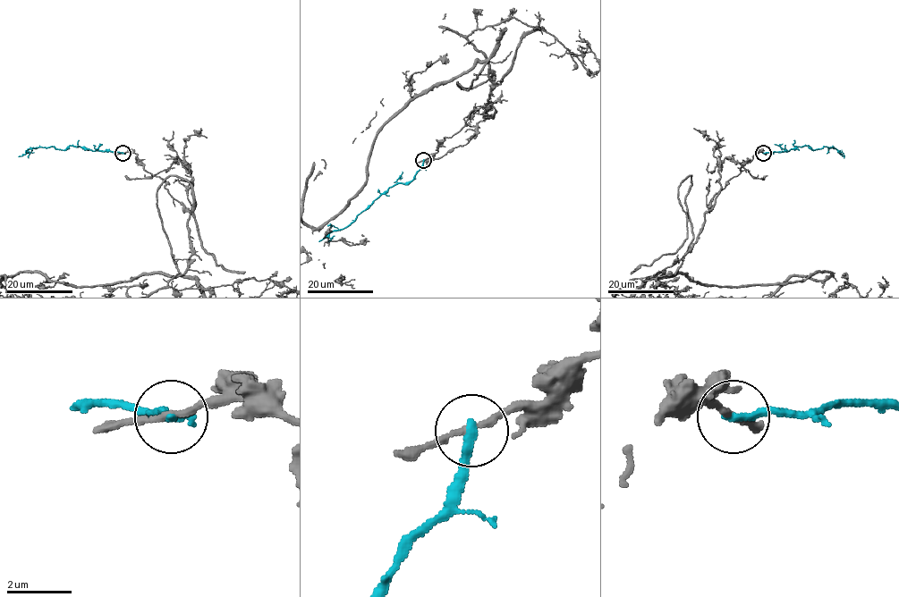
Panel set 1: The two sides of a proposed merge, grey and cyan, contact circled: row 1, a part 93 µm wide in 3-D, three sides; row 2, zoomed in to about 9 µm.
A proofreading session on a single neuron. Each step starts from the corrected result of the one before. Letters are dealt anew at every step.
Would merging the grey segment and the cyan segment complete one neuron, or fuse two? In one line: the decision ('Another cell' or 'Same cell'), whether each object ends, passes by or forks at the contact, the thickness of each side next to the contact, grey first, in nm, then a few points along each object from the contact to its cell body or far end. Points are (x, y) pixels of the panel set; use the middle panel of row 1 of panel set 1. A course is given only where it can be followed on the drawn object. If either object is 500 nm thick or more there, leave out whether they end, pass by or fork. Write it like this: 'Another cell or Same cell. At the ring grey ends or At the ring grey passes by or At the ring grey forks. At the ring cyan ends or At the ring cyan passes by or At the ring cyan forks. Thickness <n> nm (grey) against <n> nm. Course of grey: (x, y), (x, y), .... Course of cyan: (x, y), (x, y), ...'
Another cell. At the ring grey passes by. At the ring cyan ends. Thickness 180 nm (grey) against 280 nm. Course of cyan: (424, 160), (423, 166), (411, 180), (396, 183), (382, 193), (350, 223), (330, 231), (318, 241)

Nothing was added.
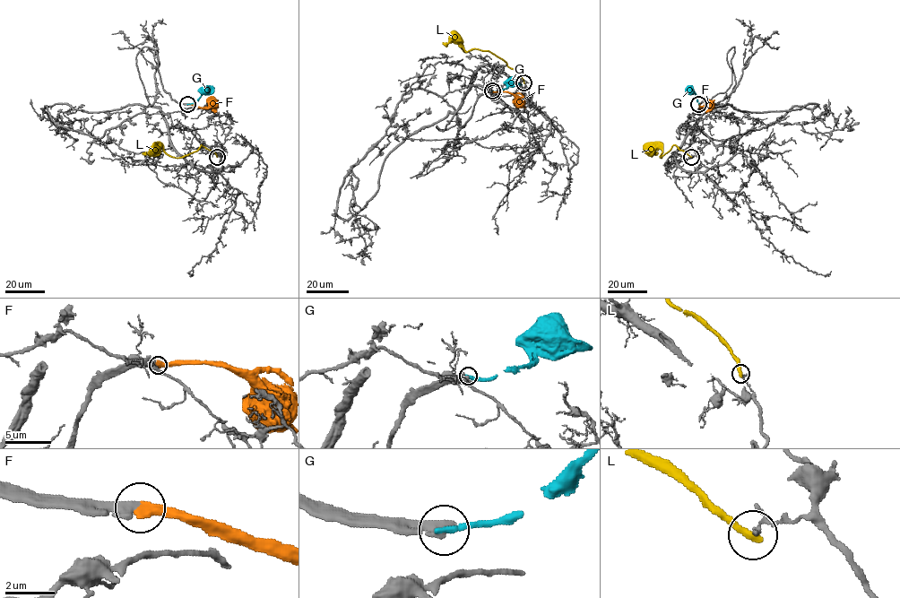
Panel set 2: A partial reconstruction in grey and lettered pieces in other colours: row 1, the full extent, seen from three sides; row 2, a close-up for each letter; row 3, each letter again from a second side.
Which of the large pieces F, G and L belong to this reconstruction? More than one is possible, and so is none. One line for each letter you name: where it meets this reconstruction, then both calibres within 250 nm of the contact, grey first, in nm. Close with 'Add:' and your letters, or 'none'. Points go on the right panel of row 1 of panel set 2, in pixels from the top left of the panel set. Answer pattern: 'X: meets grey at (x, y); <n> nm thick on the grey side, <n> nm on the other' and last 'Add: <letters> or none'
F: meets grey at (699, 104); 400 nm thick on the grey side, 440 nm on the other
Add: F

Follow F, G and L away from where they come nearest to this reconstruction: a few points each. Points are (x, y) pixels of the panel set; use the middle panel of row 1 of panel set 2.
F: (493, 92), (510, 92), (524, 108)
G: (492, 90), (522, 84)
L: (524, 82), (502, 59), (488, 51), (472, 48), (466, 51), (452, 39), (447, 43), (443, 42)

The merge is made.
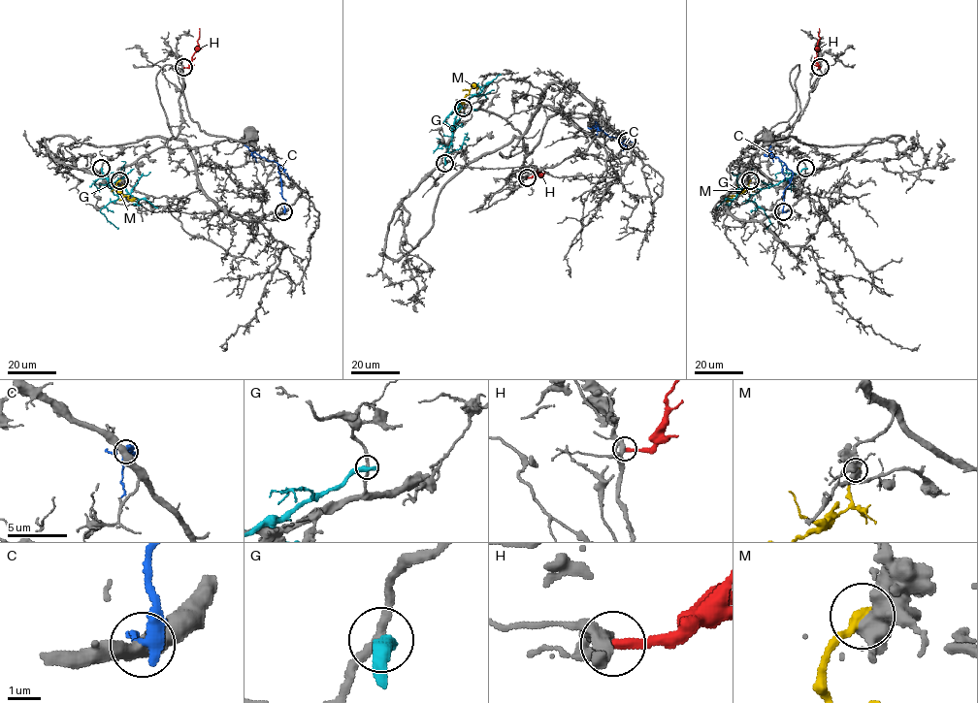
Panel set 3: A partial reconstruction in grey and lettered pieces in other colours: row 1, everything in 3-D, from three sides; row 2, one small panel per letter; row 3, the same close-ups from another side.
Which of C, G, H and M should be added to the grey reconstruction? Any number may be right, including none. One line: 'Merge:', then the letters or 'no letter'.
Merge: M

